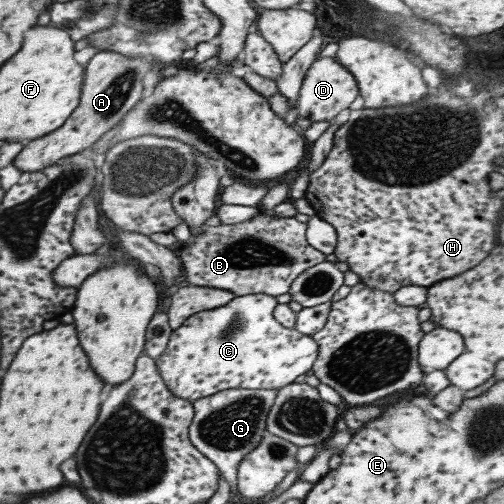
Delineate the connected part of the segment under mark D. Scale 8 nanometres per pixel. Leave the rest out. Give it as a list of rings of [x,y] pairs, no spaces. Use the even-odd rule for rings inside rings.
[[[317,57],[305,71],[293,108],[297,109],[299,117],[307,118],[311,122],[329,122],[341,110],[348,108],[358,94],[353,75],[343,65],[333,58]]]

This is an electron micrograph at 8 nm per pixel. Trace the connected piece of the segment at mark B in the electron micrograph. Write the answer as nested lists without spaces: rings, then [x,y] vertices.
[[[259,212],[246,221],[233,224],[204,226],[193,240],[185,243],[179,249],[179,260],[182,274],[189,285],[221,288],[229,290],[236,296],[266,294],[267,296],[281,296],[288,292],[291,282],[307,268],[325,261],[325,255],[307,244],[305,240],[306,223],[295,217],[275,217],[272,213]]]

